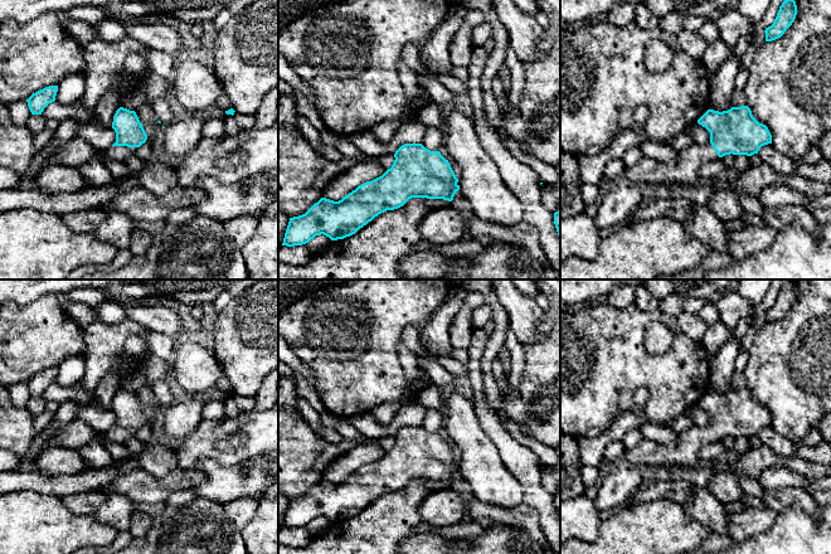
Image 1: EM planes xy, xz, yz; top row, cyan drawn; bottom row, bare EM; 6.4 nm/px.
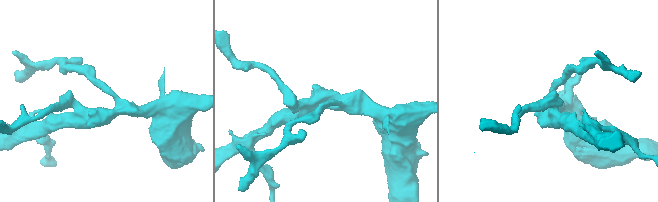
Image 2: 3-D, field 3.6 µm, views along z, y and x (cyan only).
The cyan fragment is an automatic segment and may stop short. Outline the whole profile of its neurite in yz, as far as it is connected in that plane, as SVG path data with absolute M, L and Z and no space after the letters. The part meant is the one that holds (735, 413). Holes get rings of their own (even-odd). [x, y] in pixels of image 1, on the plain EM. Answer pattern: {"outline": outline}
{"outline": "M748 388L723 394L708 392L698 405L710 414L709 426L694 424L679 433L670 446L642 438L636 446L626 448L623 462L646 471L666 463L694 467L703 462L700 449L705 444L730 436L752 438L762 428L772 426L768 409L753 399Z"}

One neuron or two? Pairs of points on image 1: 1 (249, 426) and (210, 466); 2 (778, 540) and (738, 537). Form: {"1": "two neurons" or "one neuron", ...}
{"1": "two neurons", "2": "two neurons"}

